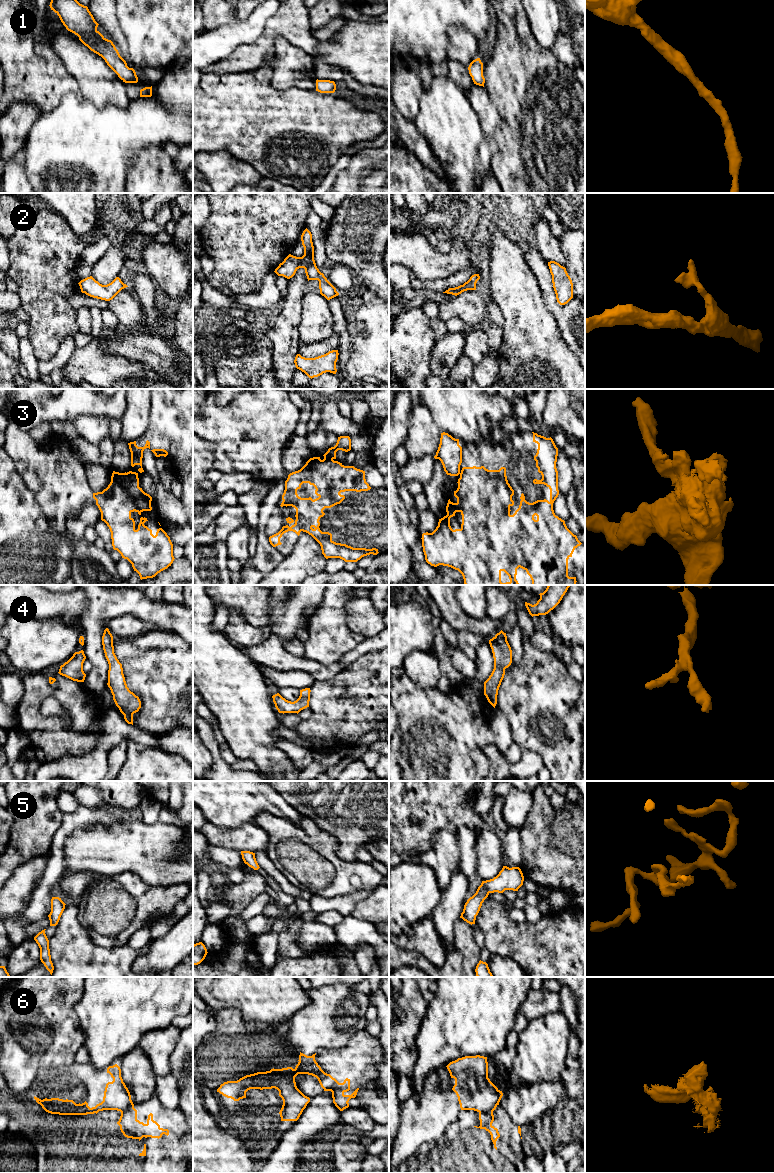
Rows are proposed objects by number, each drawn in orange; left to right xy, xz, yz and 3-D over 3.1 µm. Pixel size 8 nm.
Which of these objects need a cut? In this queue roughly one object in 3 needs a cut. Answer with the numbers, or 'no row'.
3, 6

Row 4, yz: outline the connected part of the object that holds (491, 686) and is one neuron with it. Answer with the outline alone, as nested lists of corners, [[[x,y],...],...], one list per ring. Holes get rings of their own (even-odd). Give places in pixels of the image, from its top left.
[[[502,630],[489,640],[494,658],[494,669],[484,682],[484,695],[495,708],[498,690],[505,675],[505,669],[512,663],[512,650]]]

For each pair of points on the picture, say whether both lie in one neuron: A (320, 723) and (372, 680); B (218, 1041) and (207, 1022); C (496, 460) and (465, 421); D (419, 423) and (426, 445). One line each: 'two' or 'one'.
A: one
B: two
C: two
D: one

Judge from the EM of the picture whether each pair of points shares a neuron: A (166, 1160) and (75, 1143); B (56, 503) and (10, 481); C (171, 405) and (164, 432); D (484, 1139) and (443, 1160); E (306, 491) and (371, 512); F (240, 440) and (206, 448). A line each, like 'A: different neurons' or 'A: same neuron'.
A: same neuron
B: different neurons
C: same neuron
D: same neuron
E: same neuron
F: different neurons

